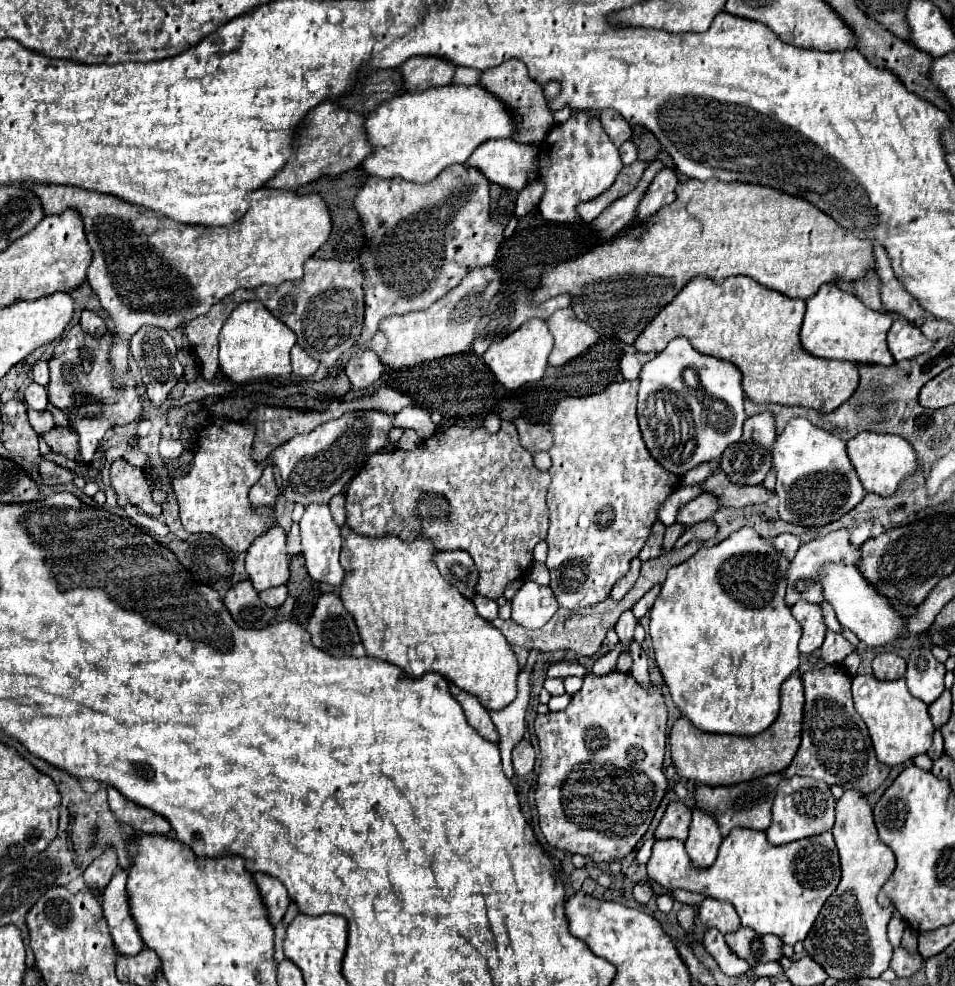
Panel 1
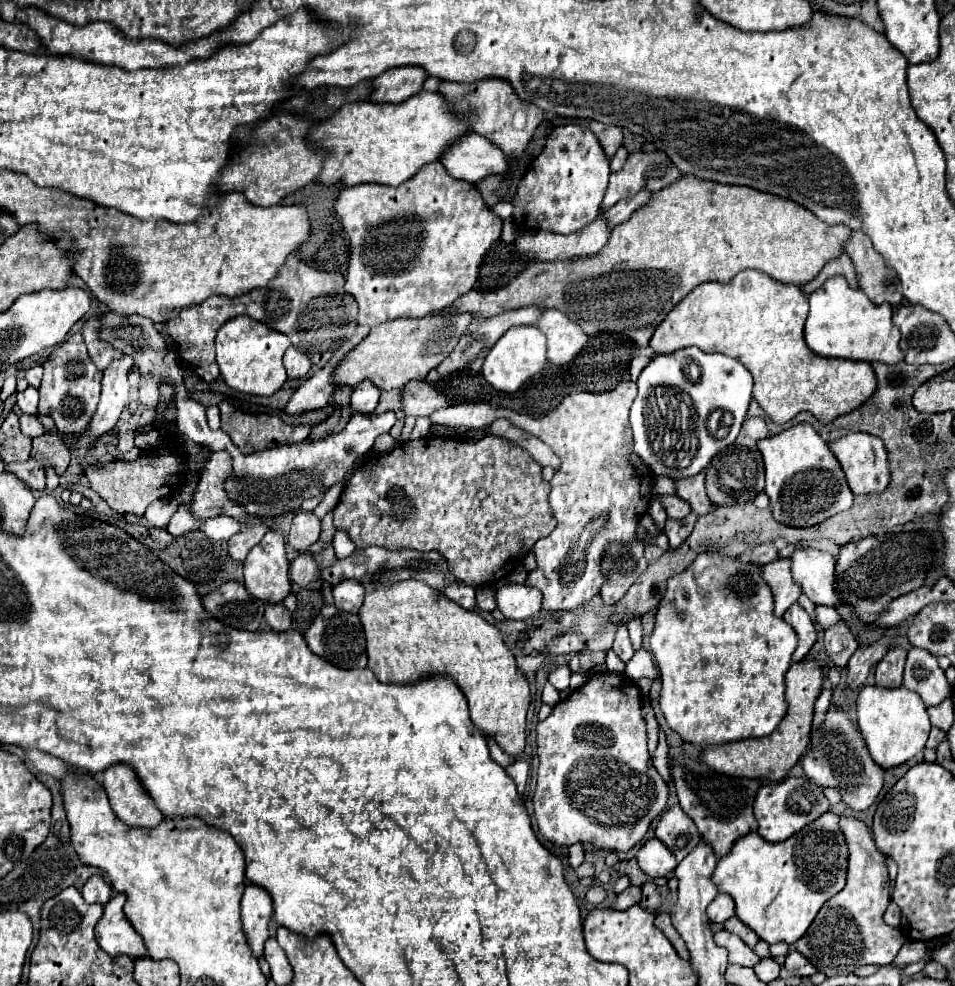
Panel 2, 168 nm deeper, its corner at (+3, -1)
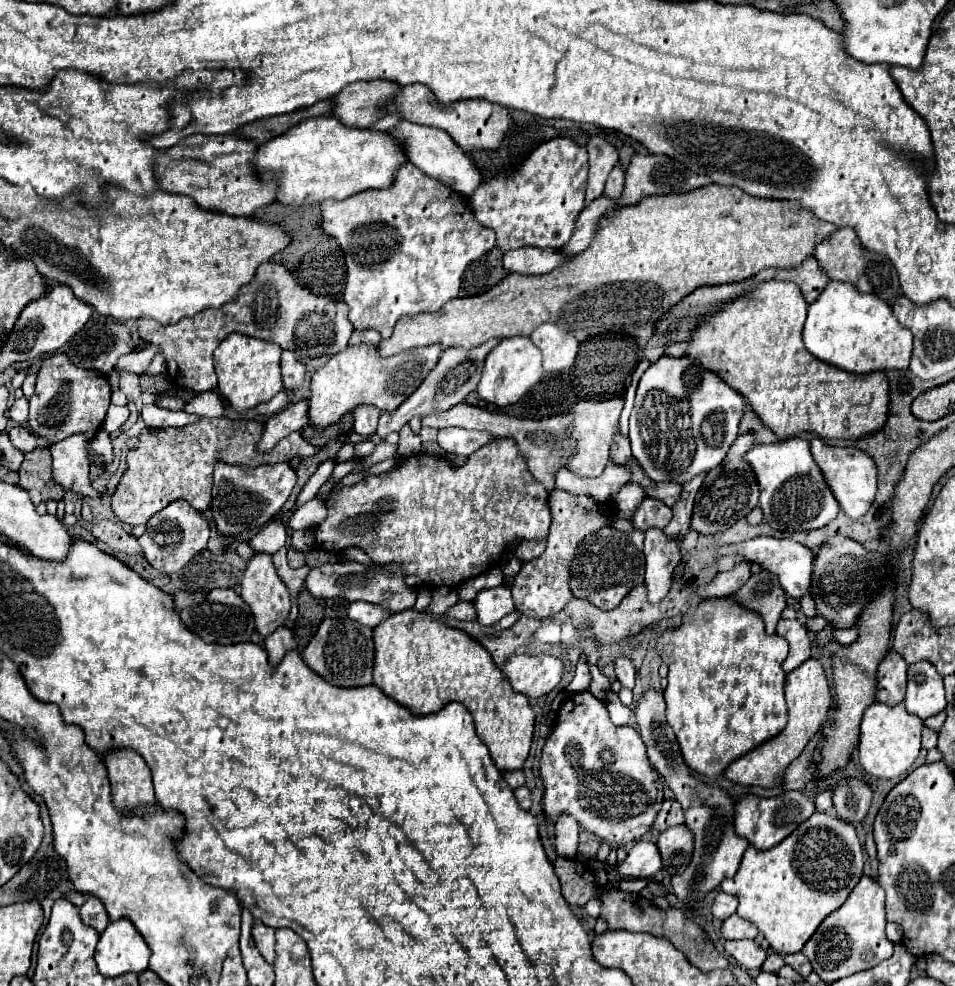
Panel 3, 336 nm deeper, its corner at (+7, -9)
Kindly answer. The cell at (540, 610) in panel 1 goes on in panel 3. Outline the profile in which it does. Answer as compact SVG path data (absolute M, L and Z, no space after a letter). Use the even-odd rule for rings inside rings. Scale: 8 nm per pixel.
M506 586L480 590L474 598L474 608L476 608L476 622L480 622L484 626L492 626L502 616L516 610L510 588L506 588Z

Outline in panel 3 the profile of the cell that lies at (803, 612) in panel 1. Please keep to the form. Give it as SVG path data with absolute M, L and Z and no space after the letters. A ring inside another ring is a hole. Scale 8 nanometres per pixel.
M780 620L776 626L776 634L786 638L790 644L790 652L782 664L784 672L792 672L794 668L798 668L802 662L810 658L812 642L806 626L800 620Z

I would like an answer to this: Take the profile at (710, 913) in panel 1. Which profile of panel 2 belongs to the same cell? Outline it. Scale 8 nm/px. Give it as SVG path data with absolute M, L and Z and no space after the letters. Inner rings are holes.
M718 894L706 908L710 922L726 922L734 916L734 900L728 894Z

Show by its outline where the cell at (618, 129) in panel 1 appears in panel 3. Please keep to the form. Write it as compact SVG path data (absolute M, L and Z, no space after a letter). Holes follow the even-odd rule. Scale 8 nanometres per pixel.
M594 136L588 142L588 154L590 154L590 176L588 176L588 186L586 186L586 204L590 200L596 200L598 196L604 194L604 184L614 168L618 164L618 152L612 144L608 144L604 138Z

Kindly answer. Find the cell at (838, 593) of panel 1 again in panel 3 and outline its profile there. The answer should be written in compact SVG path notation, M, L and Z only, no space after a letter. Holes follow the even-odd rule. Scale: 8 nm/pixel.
M758 536L758 538L744 540L742 544L722 546L720 552L718 552L718 558L724 558L724 556L732 556L732 558L738 556L738 558L750 562L750 564L760 564L762 570L776 574L784 592L794 596L796 600L804 592L810 592L810 572L812 572L812 564L814 564L814 554L812 554L812 550L804 548L796 540L778 540L778 538L772 538L772 536Z

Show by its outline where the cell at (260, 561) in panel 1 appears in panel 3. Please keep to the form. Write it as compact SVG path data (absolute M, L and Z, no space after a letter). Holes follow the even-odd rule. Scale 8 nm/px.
M258 552L248 568L244 570L244 578L242 578L242 600L250 606L252 614L254 614L254 624L256 624L256 632L260 636L268 636L272 634L276 628L284 626L284 622L288 620L288 614L290 614L290 604L292 604L292 598L284 586L284 582L280 580L280 576L276 574L276 568L272 564L272 556L270 554L264 554L264 552Z

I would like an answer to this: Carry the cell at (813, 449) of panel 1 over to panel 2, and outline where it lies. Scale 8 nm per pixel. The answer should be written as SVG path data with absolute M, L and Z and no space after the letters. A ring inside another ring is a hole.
M800 422L776 436L758 442L766 468L766 488L774 520L786 526L816 526L834 514L846 512L854 494L844 478L844 472L824 442L808 422Z

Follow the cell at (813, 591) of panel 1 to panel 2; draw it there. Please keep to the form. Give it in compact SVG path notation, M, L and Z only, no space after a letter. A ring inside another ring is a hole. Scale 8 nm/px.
M782 558L772 564L766 564L764 580L770 584L772 594L774 594L774 614L784 616L784 612L802 594L802 588L798 588L798 584L794 584L792 572L790 572L790 558Z

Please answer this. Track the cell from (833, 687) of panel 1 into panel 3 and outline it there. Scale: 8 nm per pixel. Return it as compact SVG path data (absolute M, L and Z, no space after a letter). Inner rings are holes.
M848 778L834 788L834 808L846 822L862 822L872 802L872 790L866 782Z

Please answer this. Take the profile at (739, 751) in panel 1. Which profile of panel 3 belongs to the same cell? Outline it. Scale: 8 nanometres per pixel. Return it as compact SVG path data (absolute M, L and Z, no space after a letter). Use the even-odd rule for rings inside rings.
M810 658L810 660L806 660L806 664L800 664L798 668L794 668L794 672L790 672L786 676L784 688L786 688L786 702L788 702L788 714L790 714L784 732L780 732L780 736L764 742L756 750L748 752L746 756L732 762L724 772L724 776L728 780L742 784L742 786L760 786L760 788L778 786L788 764L802 754L802 750L806 748L810 738L824 724L828 708L832 706L832 696L830 696L824 668L816 658Z

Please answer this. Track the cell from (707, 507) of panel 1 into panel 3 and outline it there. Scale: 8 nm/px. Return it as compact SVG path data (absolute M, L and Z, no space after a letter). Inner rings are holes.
M644 498L642 504L636 508L634 516L630 518L632 526L638 530L666 528L670 520L672 520L672 510L654 498Z

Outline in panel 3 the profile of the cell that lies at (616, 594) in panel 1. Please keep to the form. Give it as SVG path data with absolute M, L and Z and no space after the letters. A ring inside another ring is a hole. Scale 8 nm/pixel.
M612 526L600 528L598 532L586 536L582 544L578 544L578 552L570 562L570 590L576 598L588 600L600 610L616 608L622 598L638 584L644 582L644 552L642 540L644 532L620 532Z

